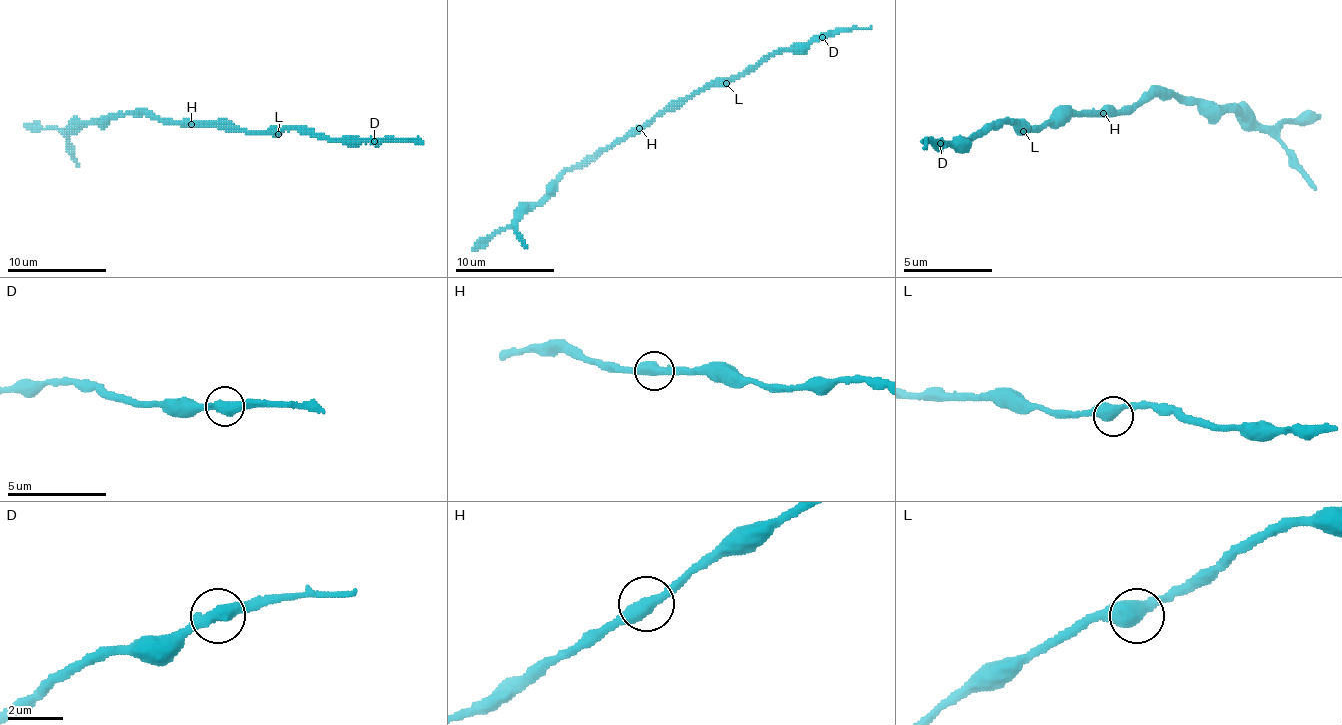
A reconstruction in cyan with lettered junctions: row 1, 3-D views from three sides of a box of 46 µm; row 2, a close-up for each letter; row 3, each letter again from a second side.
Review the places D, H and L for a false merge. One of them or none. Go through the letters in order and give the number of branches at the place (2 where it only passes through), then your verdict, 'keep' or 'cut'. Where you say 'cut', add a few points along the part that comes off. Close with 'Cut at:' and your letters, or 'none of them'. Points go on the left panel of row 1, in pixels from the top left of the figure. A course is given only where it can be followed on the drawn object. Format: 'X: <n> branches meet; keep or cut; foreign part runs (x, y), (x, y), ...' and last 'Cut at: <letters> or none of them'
D: 2 branches meet; keep
H: 2 branches meet; keep
L: 2 branches meet; keep
Cut at: none of them

